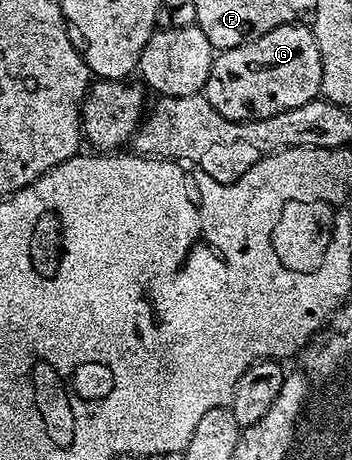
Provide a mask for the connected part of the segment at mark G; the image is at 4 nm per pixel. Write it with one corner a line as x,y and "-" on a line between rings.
307,24
278,26
265,36
237,48
220,50
215,55
205,97
221,116
242,122
249,118
264,118
320,97
321,52
317,48
315,31

